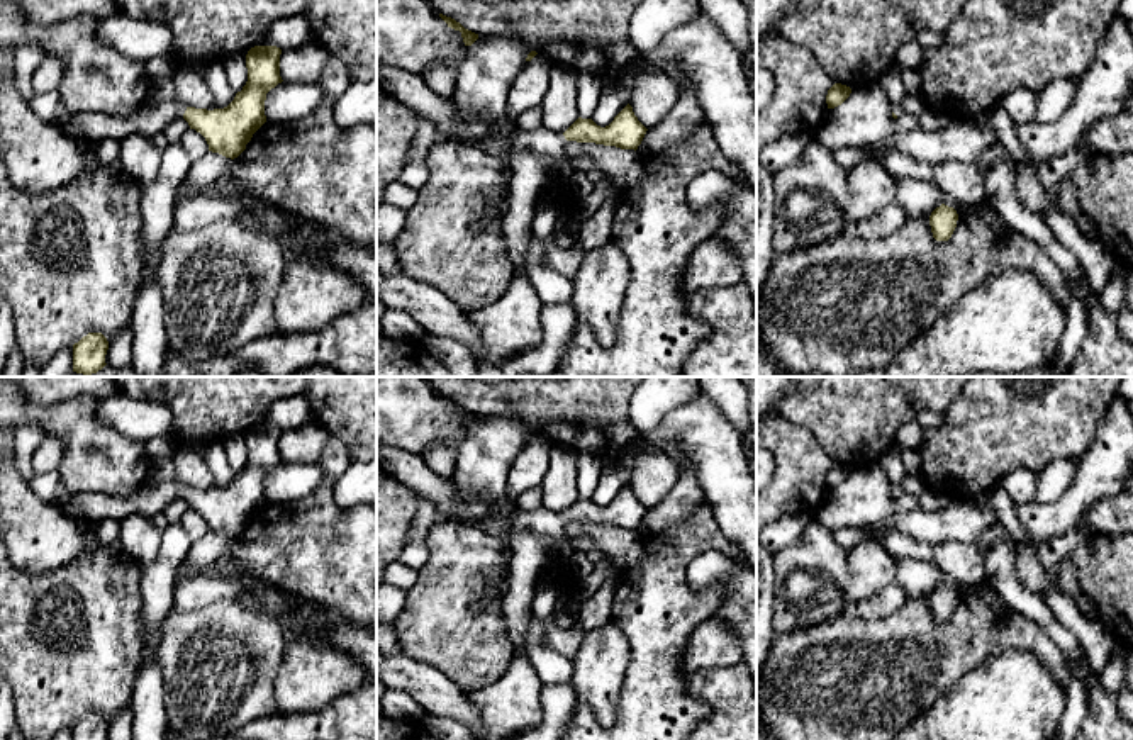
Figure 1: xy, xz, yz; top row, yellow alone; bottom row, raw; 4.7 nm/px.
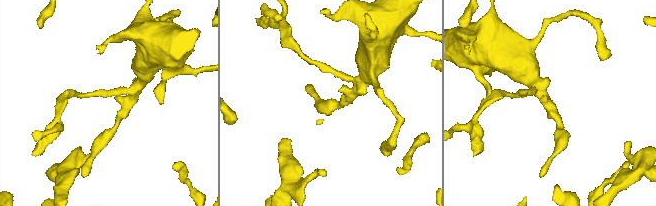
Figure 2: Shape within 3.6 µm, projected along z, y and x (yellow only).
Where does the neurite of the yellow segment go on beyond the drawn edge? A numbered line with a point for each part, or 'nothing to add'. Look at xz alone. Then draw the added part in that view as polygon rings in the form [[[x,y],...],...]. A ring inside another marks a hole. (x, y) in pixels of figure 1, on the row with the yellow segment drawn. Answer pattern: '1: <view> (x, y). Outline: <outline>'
1: xz (513, 323). Outline: [[[544,127],[514,129],[507,137],[512,180],[507,188],[502,231],[509,244],[516,275],[494,304],[466,311],[482,333],[485,355],[475,356],[477,377],[502,377],[499,365],[512,353],[524,351],[541,339],[541,307],[534,287],[522,275],[533,239],[533,216],[543,188],[546,168],[566,160],[563,132]]]

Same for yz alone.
1: yz (913, 104). Outline: [[[911,93],[902,102],[892,105],[892,112],[897,115],[897,119],[902,115],[918,117],[923,110],[924,110],[924,104],[918,93]]]

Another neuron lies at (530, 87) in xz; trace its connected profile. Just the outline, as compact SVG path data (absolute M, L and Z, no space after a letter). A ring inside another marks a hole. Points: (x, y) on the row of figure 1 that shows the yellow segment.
M539 53L522 66L507 95L507 115L511 119L516 121L527 109L541 107L548 92L550 68L550 61Z

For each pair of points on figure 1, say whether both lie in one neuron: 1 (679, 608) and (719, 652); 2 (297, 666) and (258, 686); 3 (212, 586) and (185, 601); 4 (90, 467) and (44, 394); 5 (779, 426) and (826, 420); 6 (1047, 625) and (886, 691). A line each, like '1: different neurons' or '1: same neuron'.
1: different neurons
2: different neurons
3: same neuron
4: different neurons
5: different neurons
6: different neurons

